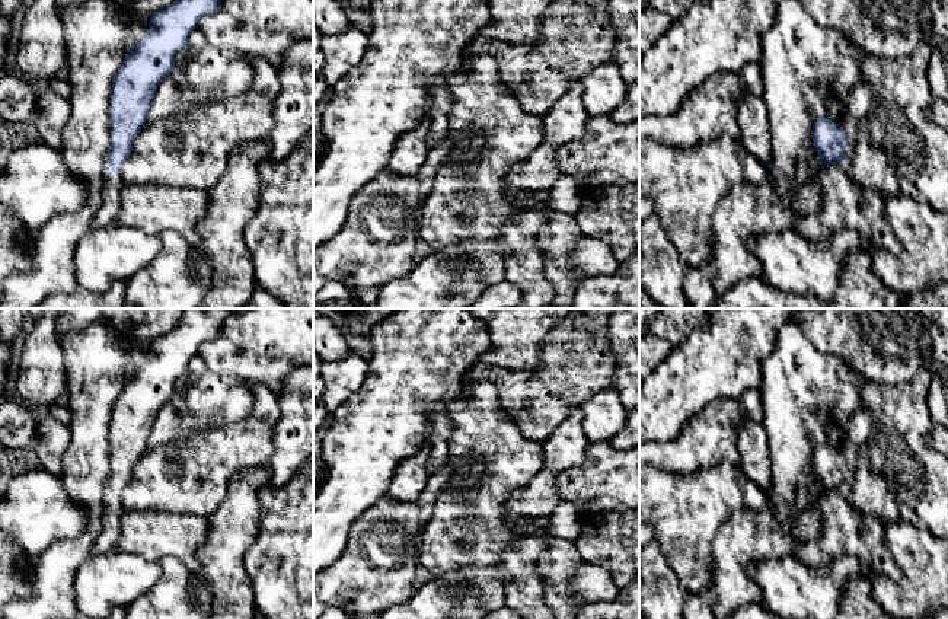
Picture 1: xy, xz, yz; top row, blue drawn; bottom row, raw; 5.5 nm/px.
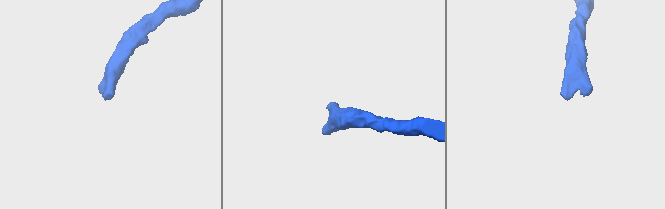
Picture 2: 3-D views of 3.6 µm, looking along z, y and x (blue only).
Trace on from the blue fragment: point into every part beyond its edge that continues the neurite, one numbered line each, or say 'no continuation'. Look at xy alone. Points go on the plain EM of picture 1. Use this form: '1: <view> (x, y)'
1: xy (109, 535)

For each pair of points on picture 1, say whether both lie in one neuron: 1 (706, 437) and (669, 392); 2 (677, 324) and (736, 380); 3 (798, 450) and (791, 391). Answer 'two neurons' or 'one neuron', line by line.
1: two neurons
2: two neurons
3: one neuron

